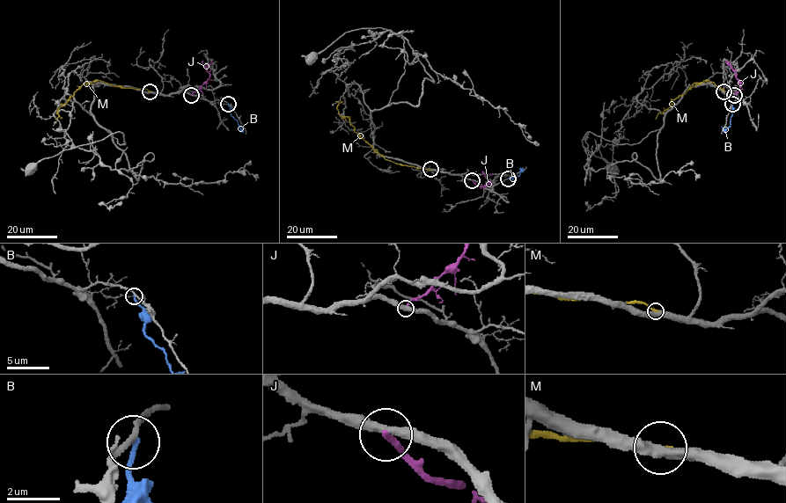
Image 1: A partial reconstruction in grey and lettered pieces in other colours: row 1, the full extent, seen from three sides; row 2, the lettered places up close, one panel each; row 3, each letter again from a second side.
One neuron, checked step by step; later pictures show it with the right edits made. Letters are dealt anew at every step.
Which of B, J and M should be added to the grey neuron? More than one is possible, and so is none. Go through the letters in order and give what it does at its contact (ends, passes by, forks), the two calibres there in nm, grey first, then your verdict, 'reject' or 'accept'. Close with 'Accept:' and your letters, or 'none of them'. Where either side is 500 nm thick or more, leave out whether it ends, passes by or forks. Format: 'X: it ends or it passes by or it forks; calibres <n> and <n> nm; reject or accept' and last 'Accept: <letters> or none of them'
B: it ends; calibres 190 and 220 nm; reject
J: it ends; calibres 400 and 240 nm; reject
M: it ends; calibres 460 and 200 nm; reject
Accept: none of them

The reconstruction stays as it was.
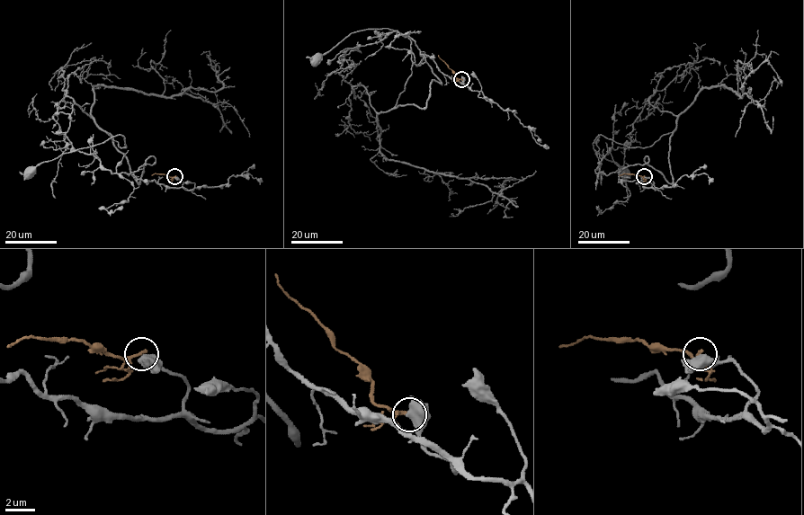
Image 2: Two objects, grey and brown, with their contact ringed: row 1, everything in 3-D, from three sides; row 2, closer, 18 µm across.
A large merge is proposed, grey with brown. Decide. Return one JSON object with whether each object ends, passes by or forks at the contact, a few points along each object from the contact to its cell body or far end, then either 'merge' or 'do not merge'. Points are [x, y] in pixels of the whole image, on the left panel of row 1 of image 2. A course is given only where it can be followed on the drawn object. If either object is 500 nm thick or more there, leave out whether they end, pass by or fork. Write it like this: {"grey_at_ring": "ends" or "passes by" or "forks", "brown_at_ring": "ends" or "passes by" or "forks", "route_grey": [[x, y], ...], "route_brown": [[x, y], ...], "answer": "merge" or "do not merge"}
{"route_grey": [[174, 177], [180, 187], [137, 178], [153, 156], [139, 183], [108, 133], [125, 147], [119, 135], [28, 173]], "route_brown": [[174, 176], [151, 175]], "answer": "do not merge"}

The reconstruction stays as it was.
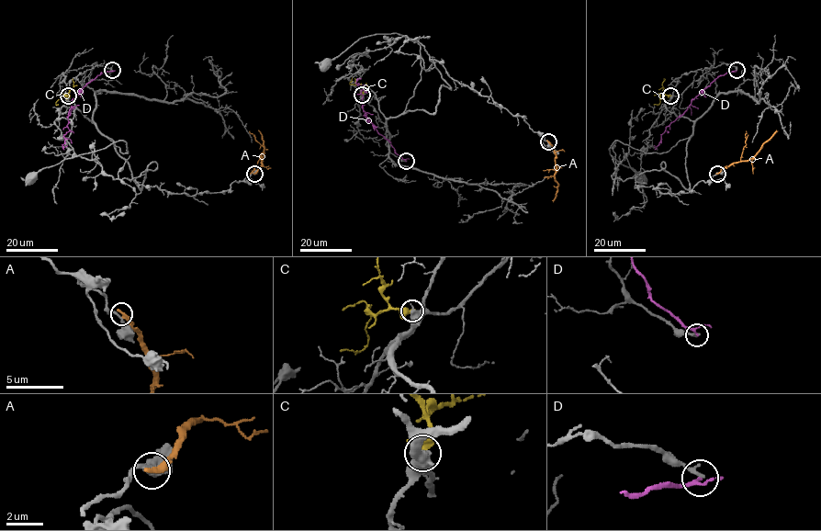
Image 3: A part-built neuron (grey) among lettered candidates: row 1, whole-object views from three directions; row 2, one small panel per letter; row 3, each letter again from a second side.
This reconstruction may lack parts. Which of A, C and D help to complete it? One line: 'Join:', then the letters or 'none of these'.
Join: none of these

